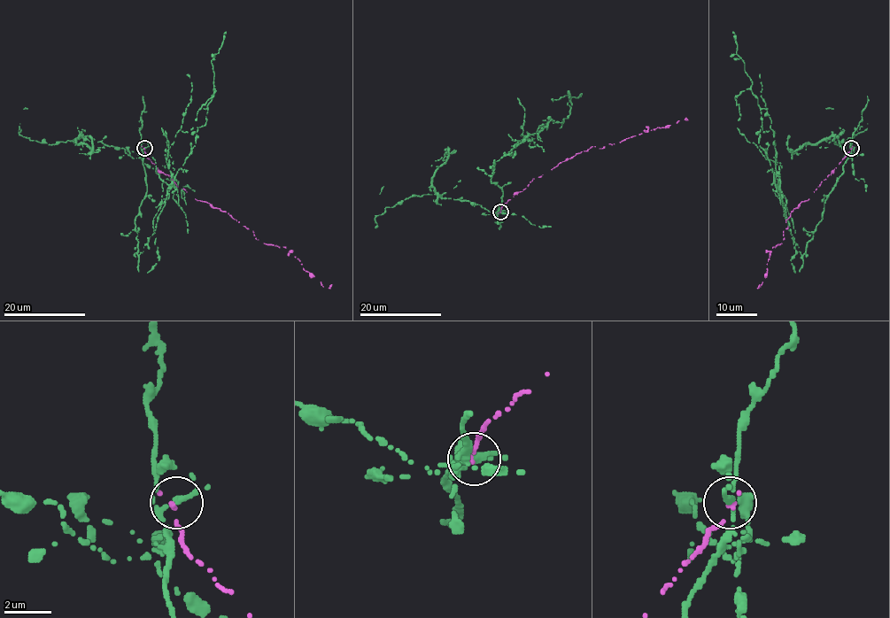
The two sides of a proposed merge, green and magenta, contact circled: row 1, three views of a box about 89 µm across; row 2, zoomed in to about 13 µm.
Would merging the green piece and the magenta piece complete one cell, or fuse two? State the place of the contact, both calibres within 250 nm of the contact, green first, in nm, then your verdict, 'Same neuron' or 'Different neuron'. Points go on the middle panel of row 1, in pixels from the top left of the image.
Place: (500, 212). Thickness 320 nm (green) against 180 nm. Different neuron

